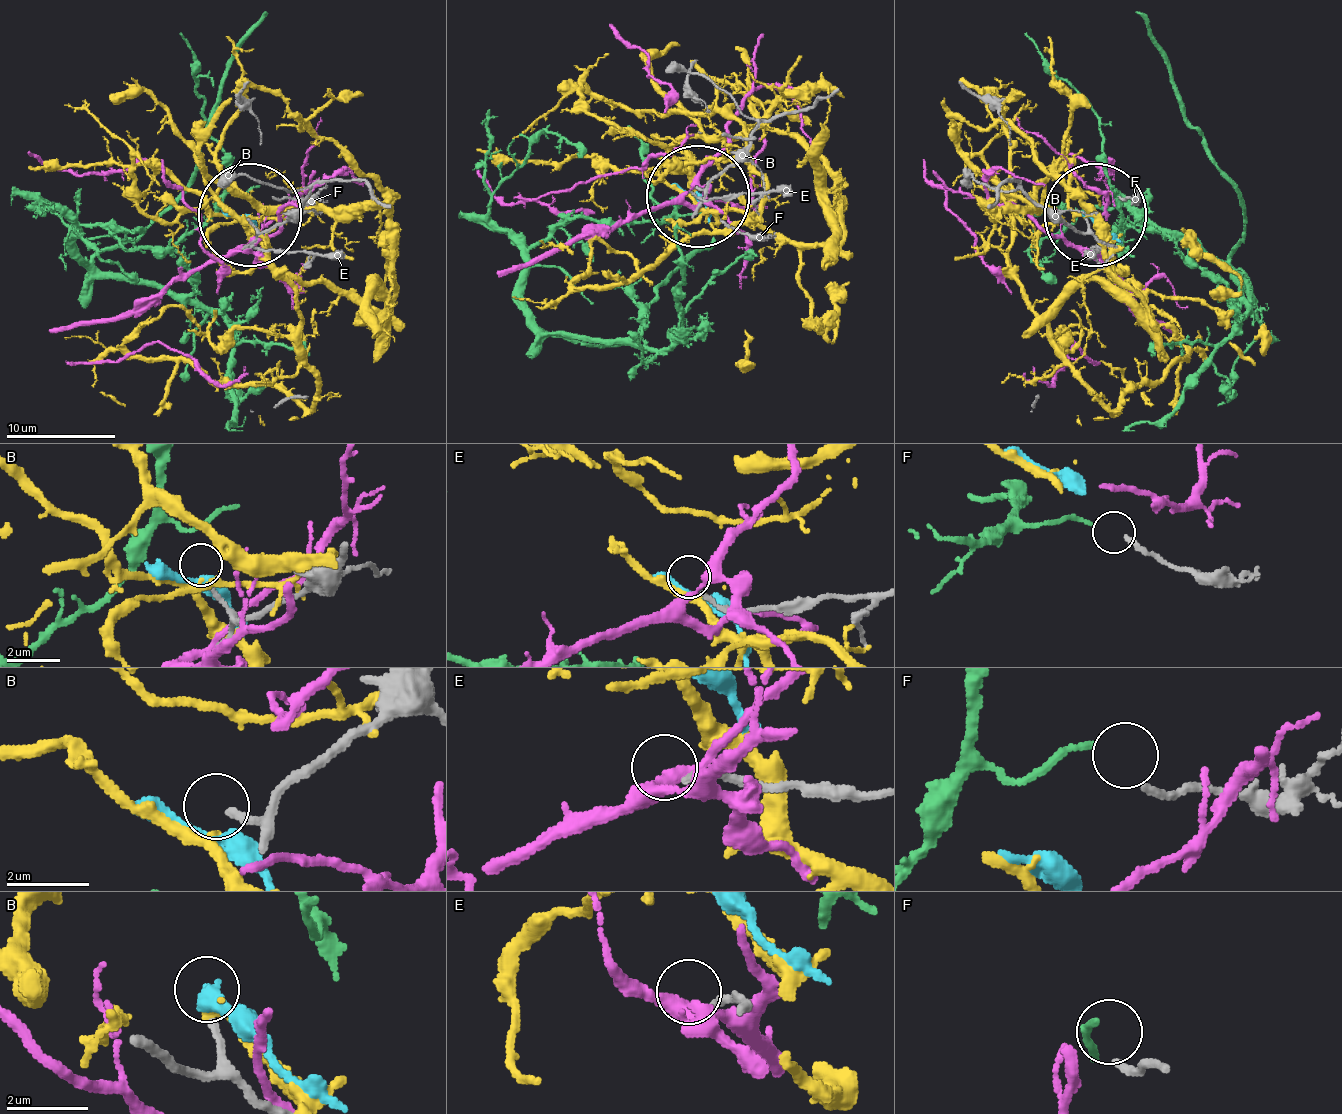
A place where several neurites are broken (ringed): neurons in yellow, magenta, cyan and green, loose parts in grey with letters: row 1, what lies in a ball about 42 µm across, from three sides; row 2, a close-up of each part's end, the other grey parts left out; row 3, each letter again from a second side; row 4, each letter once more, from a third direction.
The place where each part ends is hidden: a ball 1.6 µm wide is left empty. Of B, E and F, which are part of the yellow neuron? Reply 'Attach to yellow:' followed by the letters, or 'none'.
Attach to yellow: none

